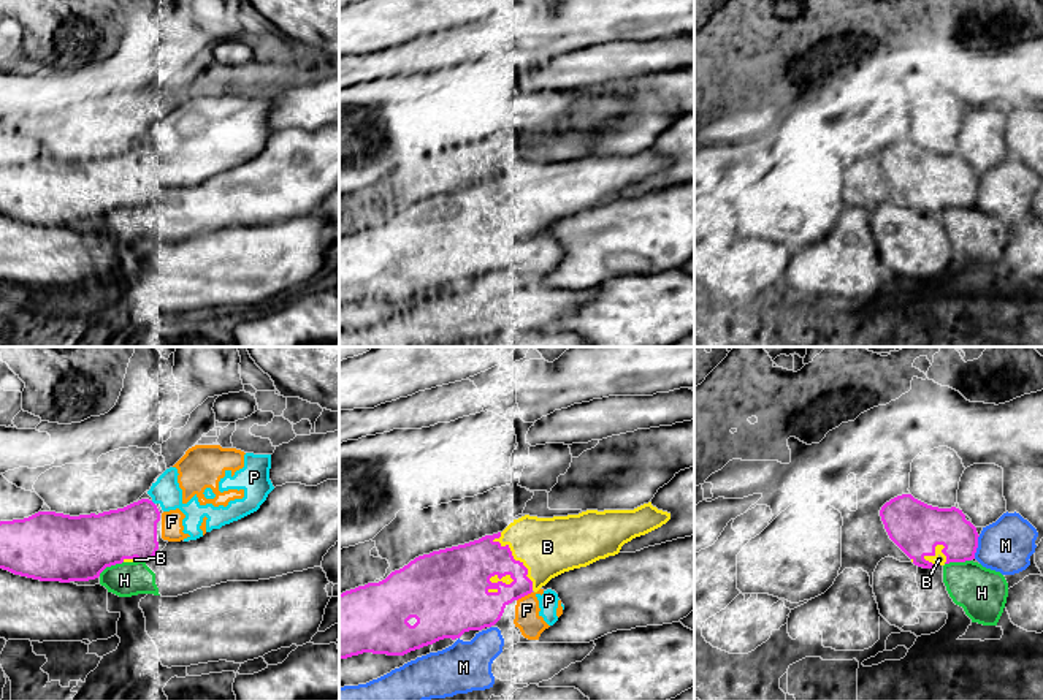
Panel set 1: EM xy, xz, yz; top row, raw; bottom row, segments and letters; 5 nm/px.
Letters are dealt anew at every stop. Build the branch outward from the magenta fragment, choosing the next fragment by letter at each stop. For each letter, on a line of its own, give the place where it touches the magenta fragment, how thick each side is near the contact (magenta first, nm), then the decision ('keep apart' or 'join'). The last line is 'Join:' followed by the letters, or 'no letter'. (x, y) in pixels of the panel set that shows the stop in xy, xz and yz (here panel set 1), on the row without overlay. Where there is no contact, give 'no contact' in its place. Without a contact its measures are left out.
B: contact xz (517, 206); calibres 240 and 300 nm; keep apart
F: contact xz (523, 241); calibres 220 and 130 nm; keep apart
H: contact yz (958, 206); calibres 240 and 240 nm; keep apart
M: contact yz (977, 192); calibres 200 and 260 nm; keep apart
P: contact xy (152, 148); calibres 260 and 140 nm; keep apart
Join: no letter

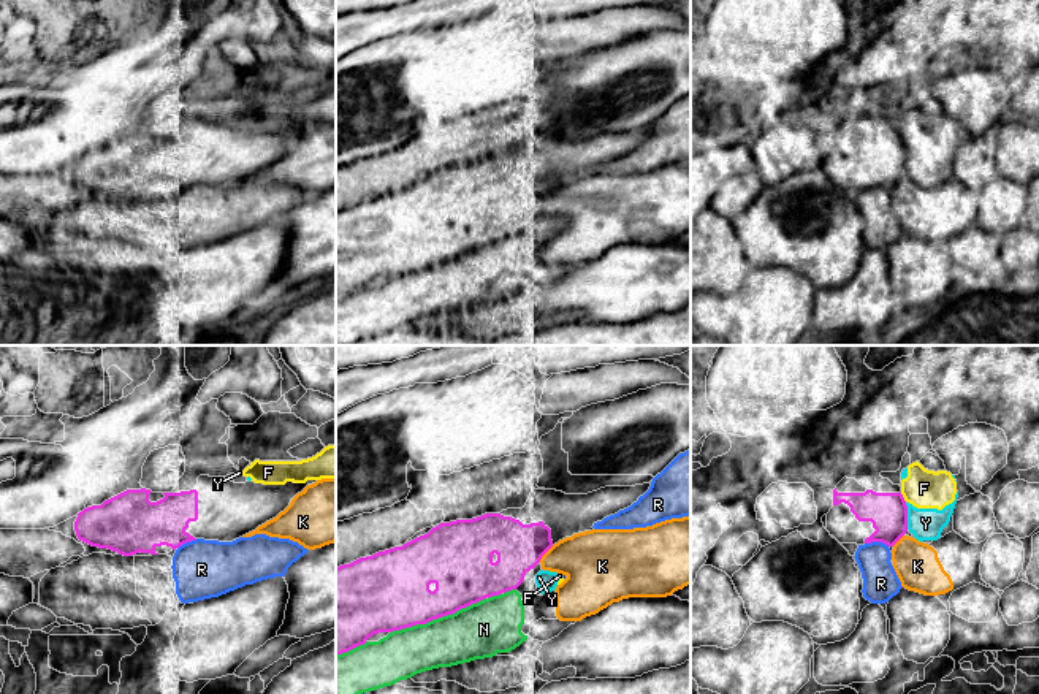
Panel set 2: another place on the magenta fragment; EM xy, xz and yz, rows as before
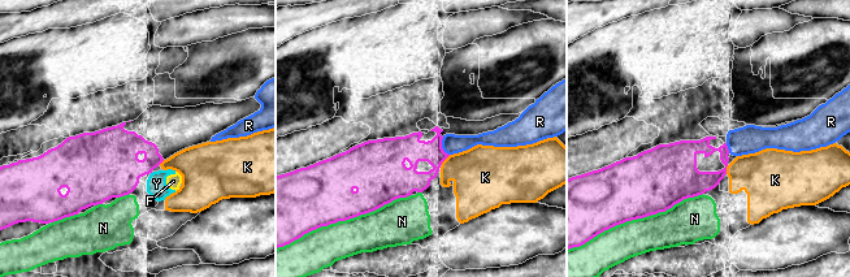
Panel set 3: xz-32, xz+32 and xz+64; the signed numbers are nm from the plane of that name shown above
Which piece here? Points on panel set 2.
F: contact yz (903, 143); calibres 200 and 200 nm; keep apart
K: contact xz (545, 197); calibres 240 and 300 nm; join
N: contact xz (437, 262); calibres 360 and 280 nm; keep apart
R: contact yz (878, 186); calibres 200 and 180 nm; keep apart
Y: contact yz (906, 160); calibres 200 and 160 nm; keep apart
Join: K

